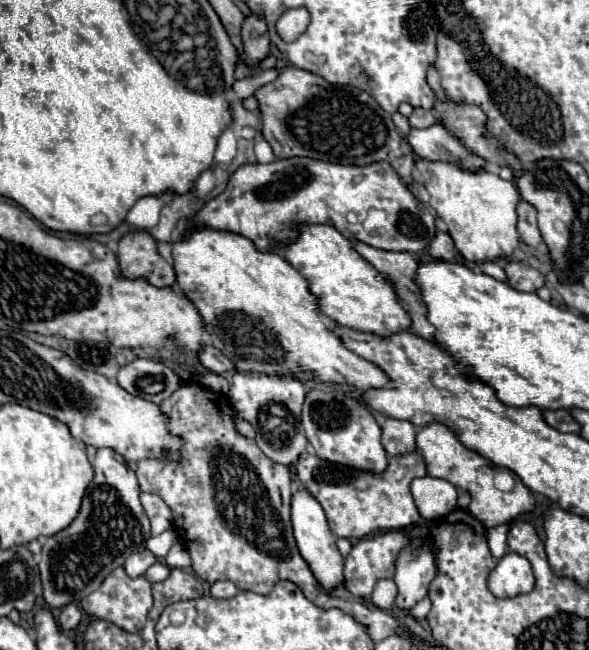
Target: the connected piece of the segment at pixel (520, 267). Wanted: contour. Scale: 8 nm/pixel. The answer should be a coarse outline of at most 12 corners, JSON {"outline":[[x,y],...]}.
{"outline":[[519,261],[505,267],[513,289],[537,291],[545,285],[541,271]]}

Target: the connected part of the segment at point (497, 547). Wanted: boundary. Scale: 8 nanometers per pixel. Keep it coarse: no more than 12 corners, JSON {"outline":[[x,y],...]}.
{"outline":[[509,525],[487,529],[491,555],[507,553]]}

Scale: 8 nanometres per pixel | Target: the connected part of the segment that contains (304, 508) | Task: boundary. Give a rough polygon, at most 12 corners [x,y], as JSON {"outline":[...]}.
{"outline":[[293,495],[299,553],[319,585],[343,585],[343,555],[317,499]]}

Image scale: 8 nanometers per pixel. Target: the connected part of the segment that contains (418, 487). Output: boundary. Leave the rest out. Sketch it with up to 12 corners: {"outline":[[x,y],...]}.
{"outline":[[431,475],[417,477],[411,493],[421,517],[443,519],[457,489]]}

